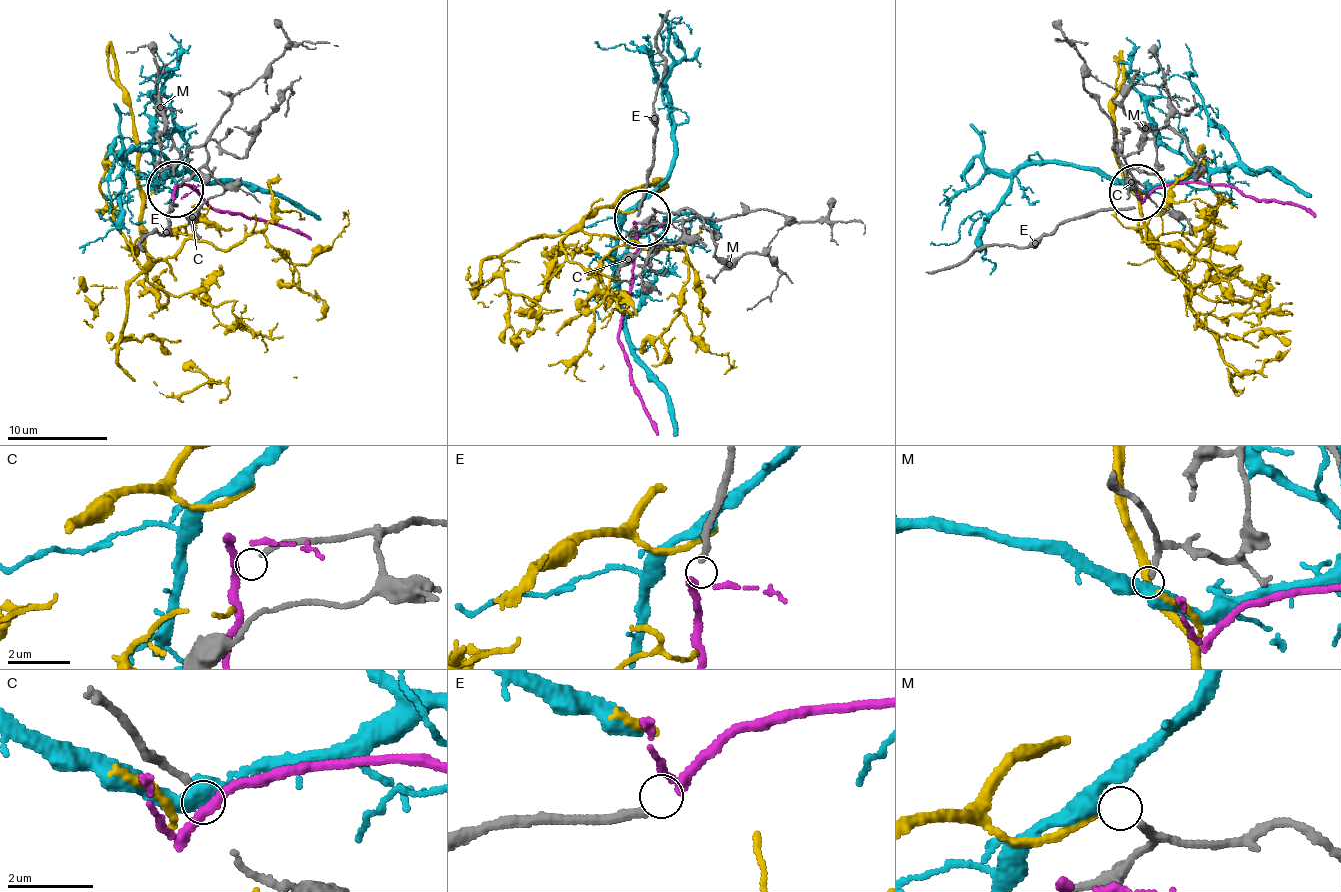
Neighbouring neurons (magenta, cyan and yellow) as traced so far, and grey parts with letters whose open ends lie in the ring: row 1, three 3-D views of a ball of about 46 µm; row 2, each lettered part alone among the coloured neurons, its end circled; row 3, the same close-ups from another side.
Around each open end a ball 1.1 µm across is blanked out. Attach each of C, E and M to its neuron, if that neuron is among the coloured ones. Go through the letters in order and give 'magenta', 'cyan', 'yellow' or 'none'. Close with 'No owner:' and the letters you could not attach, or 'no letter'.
C: none
E: magenta
M: yellow
No owner: C

